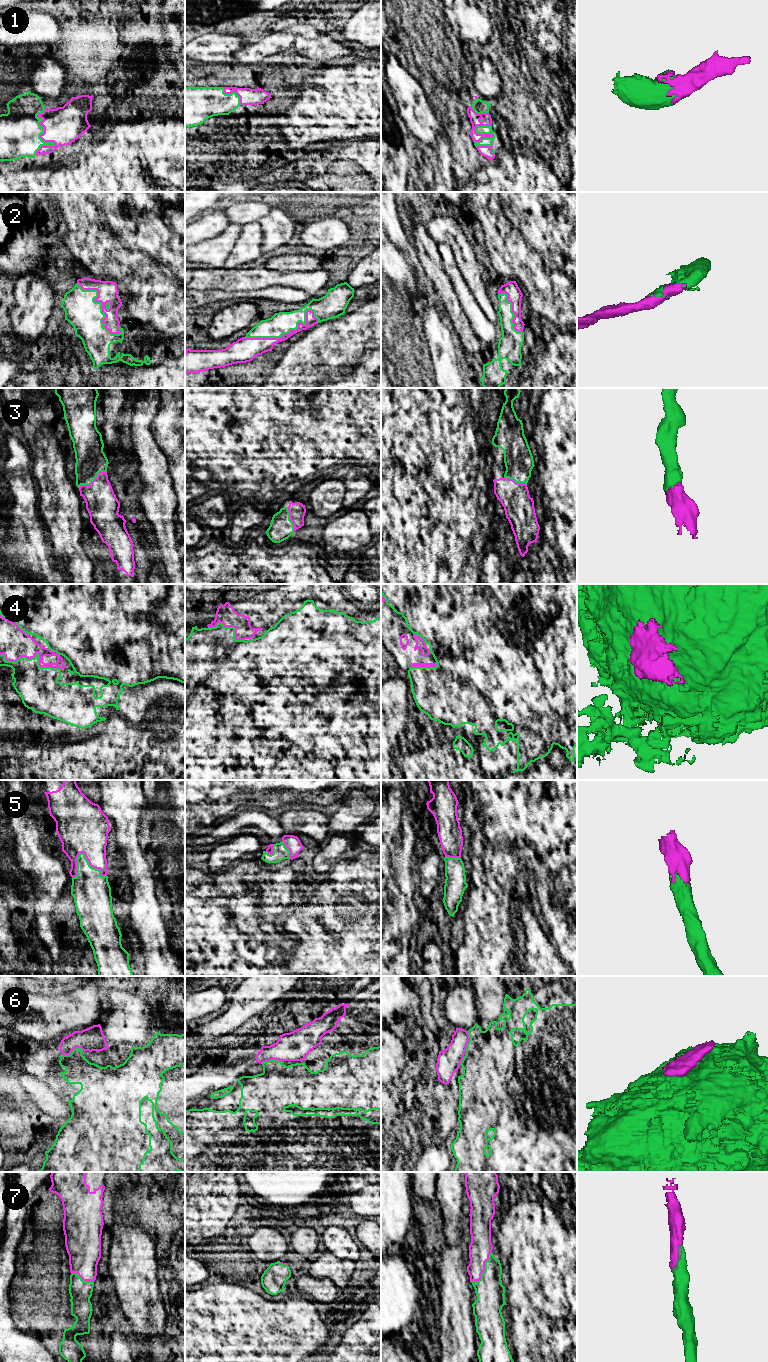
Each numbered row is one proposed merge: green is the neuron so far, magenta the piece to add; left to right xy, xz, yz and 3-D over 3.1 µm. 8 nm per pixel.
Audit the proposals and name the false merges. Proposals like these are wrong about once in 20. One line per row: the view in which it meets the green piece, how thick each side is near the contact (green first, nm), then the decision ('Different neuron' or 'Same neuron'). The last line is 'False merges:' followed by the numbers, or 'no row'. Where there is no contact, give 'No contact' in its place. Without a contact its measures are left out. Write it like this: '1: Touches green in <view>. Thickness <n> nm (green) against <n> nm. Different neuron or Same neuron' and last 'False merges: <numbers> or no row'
1: Touches green in xy. Thickness 320 nm (green) against 300 nm. Same neuron
2: Touches green in xz. Thickness 180 nm (green) against 110 nm. Same neuron
3: Touches green in xy. Thickness 240 nm (green) against 260 nm. Same neuron
4: Touches green in xy. Thickness 320 nm (green) against 240 nm. Same neuron
5: Touches green in xy. Thickness 300 nm (green) against 300 nm. Same neuron
6: Touches green in xy. Thickness 220 nm (green) against 190 nm. Different neuron
7: Touches green in yz. Thickness 220 nm (green) against 180 nm. Same neuron
False merges: 6

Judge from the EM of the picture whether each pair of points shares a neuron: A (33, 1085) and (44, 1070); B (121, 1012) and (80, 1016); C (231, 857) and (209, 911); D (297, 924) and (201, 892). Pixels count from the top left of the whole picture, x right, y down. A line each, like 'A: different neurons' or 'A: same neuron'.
A: different neurons
B: different neurons
C: different neurons
D: different neurons

